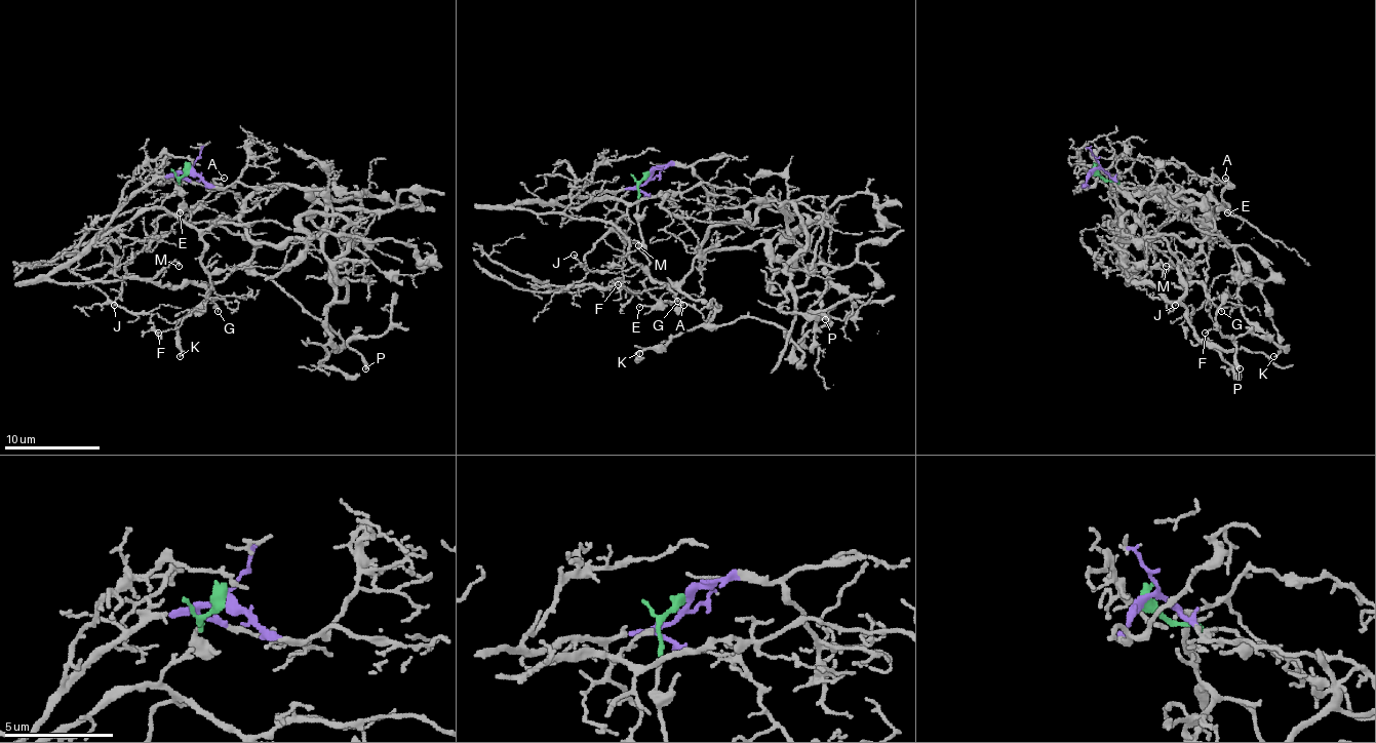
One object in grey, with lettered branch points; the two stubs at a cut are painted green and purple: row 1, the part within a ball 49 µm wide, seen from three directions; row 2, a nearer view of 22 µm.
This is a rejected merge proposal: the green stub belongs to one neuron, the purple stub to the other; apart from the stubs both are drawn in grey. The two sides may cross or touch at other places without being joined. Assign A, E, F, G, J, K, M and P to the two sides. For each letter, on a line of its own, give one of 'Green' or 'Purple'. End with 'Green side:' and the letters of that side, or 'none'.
A: Green
E: Green
F: Purple
G: Purple
J: Purple
K: Green
M: Purple
P: Green
Green side: A, E, K, P

